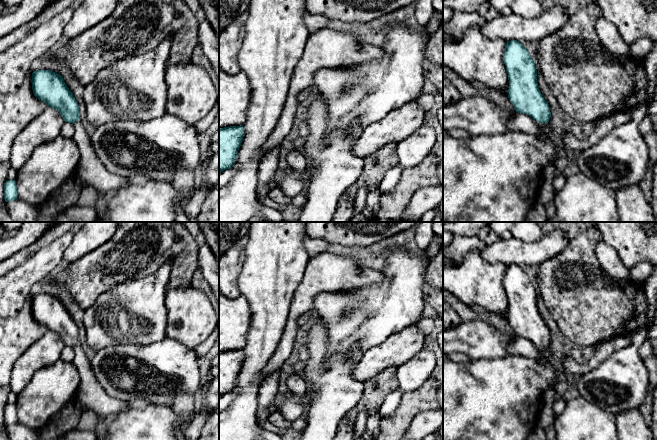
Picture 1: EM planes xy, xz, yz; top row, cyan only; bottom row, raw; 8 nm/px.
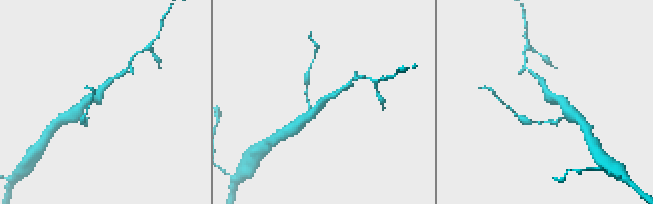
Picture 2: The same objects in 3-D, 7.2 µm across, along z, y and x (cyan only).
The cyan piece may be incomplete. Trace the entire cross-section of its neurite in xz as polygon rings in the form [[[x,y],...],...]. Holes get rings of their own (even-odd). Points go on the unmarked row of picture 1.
[[[243,349],[219,353],[219,396],[233,391],[243,361]]]

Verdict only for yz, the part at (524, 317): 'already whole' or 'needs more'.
needs more

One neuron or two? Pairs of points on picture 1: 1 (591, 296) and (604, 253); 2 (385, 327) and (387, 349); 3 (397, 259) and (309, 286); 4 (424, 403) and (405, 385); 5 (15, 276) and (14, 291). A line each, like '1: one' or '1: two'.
1: two
2: two
3: two
4: two
5: one

